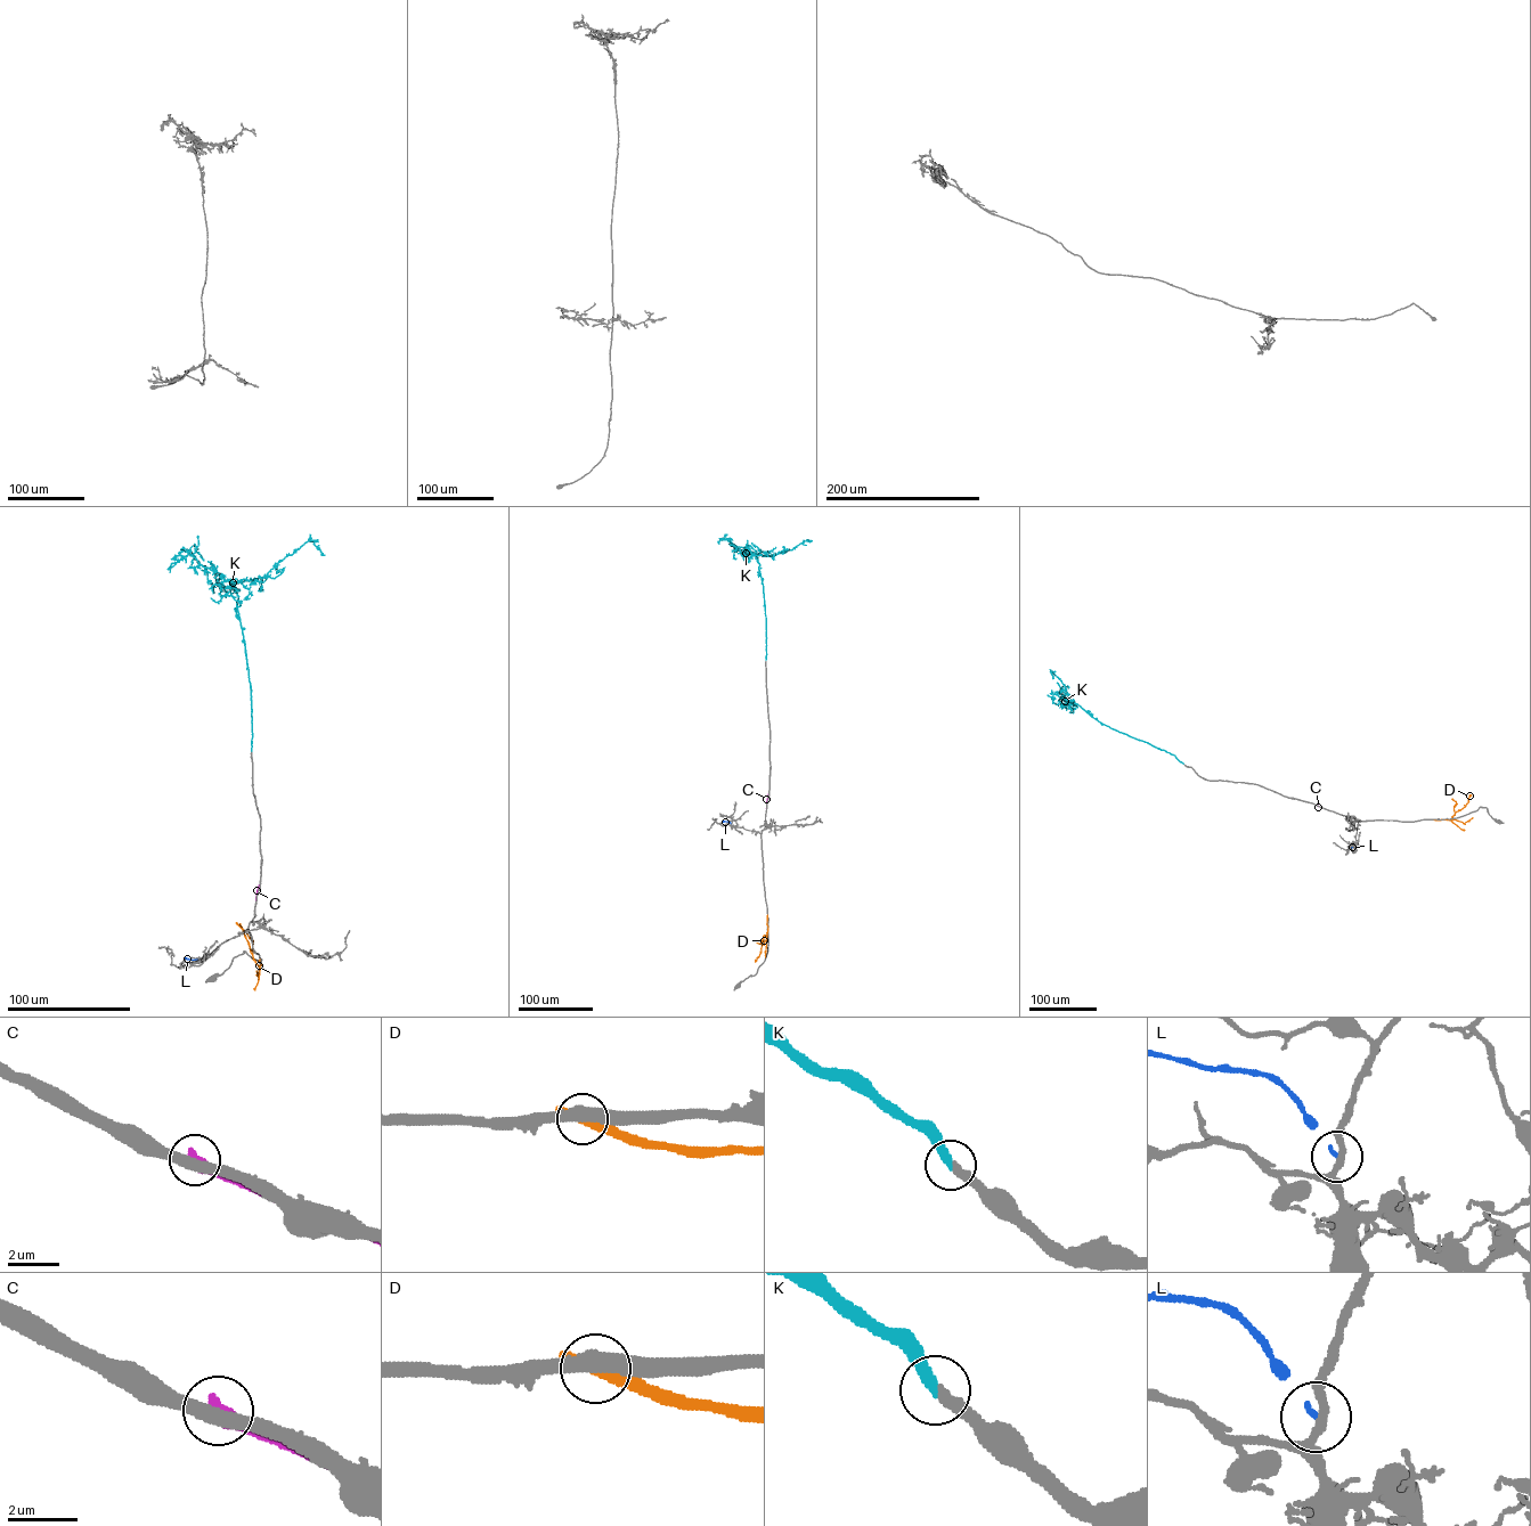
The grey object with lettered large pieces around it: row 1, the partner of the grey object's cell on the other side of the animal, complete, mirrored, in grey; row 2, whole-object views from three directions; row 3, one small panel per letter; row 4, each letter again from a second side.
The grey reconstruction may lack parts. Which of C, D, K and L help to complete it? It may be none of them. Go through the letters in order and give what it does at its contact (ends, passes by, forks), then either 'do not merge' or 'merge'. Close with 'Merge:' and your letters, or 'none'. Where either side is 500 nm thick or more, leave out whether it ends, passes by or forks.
C: it ends | do not merge
D: it ends | do not merge
K: it ends | merge
L: it ends | do not merge
Merge: K

